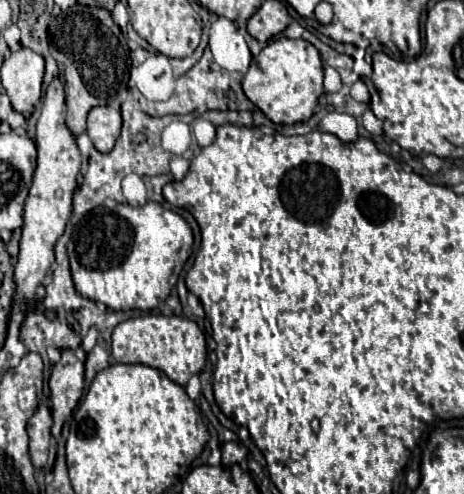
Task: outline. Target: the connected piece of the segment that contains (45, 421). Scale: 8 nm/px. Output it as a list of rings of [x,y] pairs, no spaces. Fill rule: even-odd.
[[[40,405],[32,419],[28,421],[28,437],[30,437],[30,457],[36,469],[46,467],[48,449],[50,449],[50,429],[52,429],[52,415],[50,409]]]

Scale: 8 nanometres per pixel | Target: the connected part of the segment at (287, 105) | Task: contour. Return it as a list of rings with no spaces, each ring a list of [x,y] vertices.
[[[280,37],[268,43],[250,63],[242,79],[246,97],[275,124],[294,125],[308,121],[314,113],[322,89],[322,59],[318,49],[304,39]]]

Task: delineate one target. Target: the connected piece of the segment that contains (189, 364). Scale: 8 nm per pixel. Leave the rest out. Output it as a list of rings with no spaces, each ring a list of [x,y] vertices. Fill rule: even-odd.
[[[140,315],[118,323],[112,331],[112,355],[118,363],[144,363],[158,367],[178,385],[186,385],[206,363],[206,339],[200,327],[182,315]]]

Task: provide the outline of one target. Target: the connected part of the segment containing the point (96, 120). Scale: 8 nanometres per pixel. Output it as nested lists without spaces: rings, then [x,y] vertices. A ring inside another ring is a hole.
[[[94,107],[88,113],[88,137],[100,153],[108,153],[120,133],[120,111],[112,107]]]

